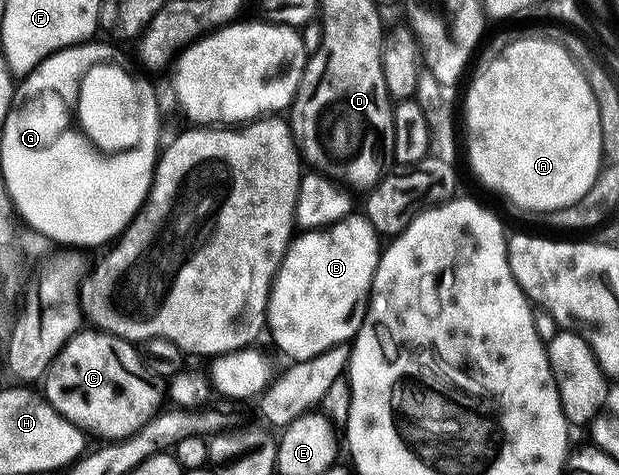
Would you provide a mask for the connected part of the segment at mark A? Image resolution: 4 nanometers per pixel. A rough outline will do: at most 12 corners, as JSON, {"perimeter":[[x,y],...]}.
{"perimeter":[[518,37],[465,94],[478,180],[525,210],[603,169],[599,104]]}

